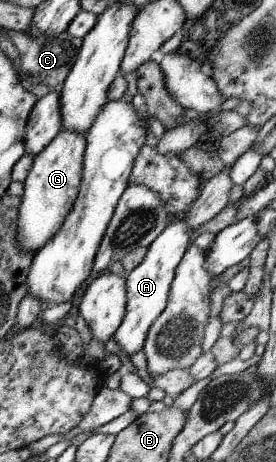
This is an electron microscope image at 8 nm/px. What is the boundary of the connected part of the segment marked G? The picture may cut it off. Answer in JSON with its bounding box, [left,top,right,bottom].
[16,130,86,255]

